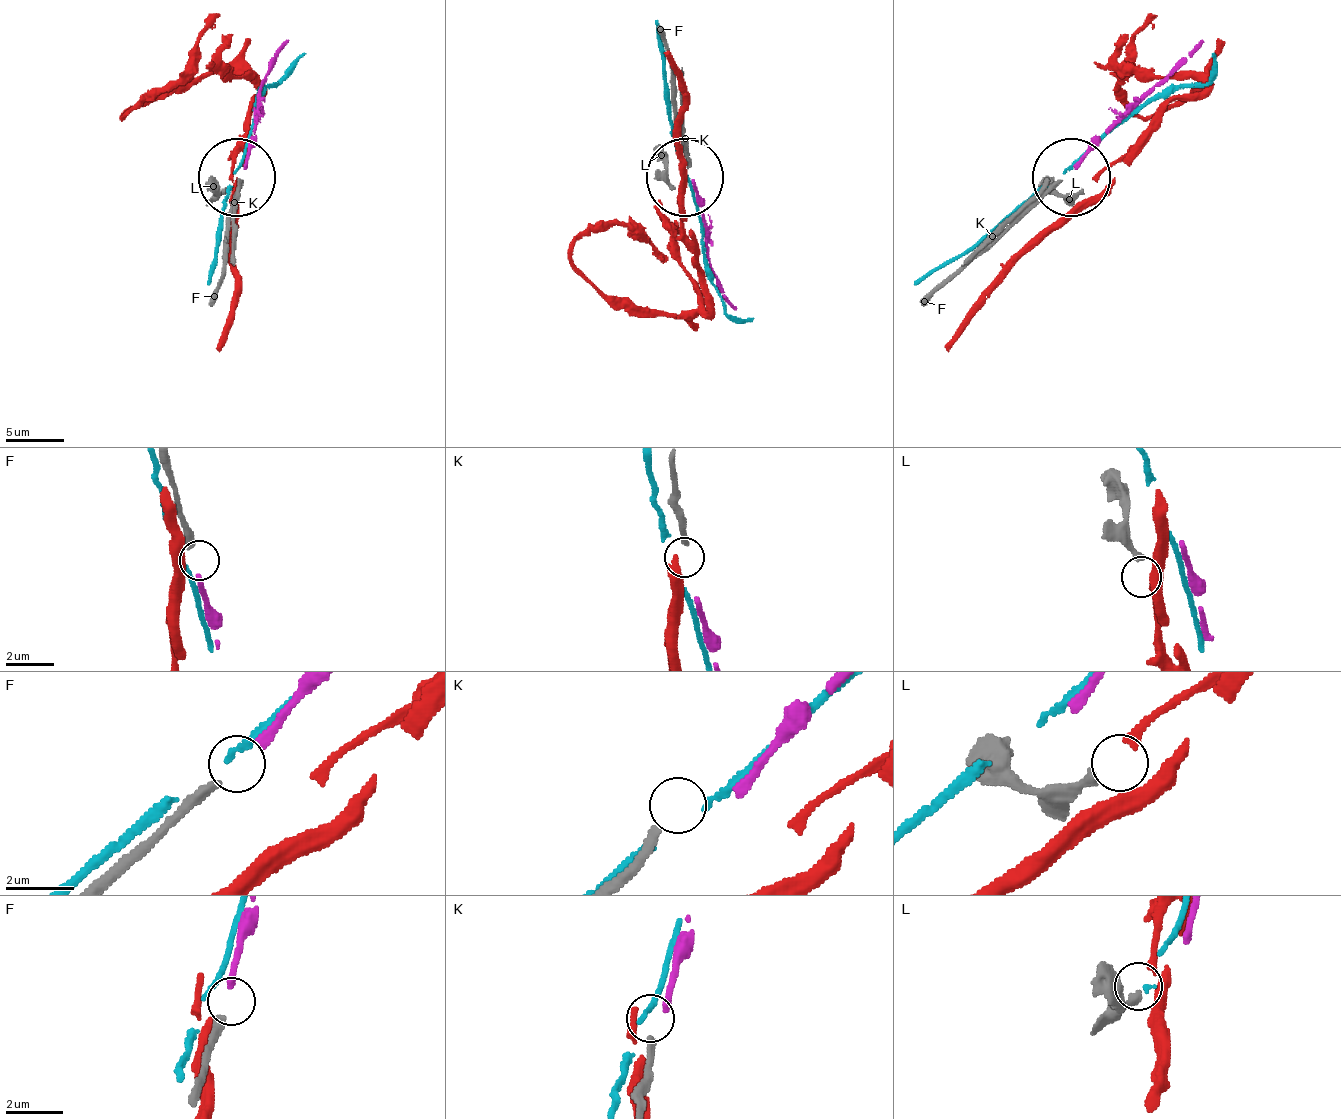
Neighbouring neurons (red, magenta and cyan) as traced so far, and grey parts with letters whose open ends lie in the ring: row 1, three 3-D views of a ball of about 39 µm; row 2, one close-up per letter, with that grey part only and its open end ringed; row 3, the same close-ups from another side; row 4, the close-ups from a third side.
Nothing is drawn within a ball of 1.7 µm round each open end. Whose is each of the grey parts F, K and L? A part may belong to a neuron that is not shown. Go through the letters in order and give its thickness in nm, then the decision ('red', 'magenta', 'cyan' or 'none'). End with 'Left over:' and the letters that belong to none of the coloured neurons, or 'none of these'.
F: 320 nm | magenta
K: 240 nm | none
L: 280 nm | red
Left over: K

